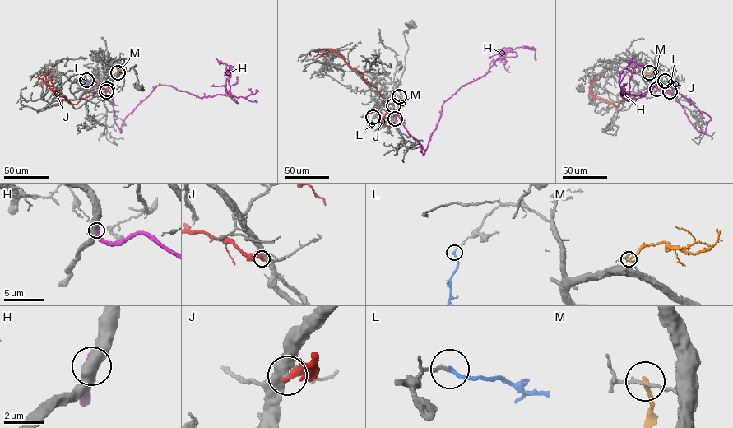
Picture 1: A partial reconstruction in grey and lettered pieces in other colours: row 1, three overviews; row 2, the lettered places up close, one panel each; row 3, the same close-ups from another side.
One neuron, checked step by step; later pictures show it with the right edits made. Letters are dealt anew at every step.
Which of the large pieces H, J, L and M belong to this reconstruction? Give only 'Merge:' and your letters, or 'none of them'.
Merge: H, L

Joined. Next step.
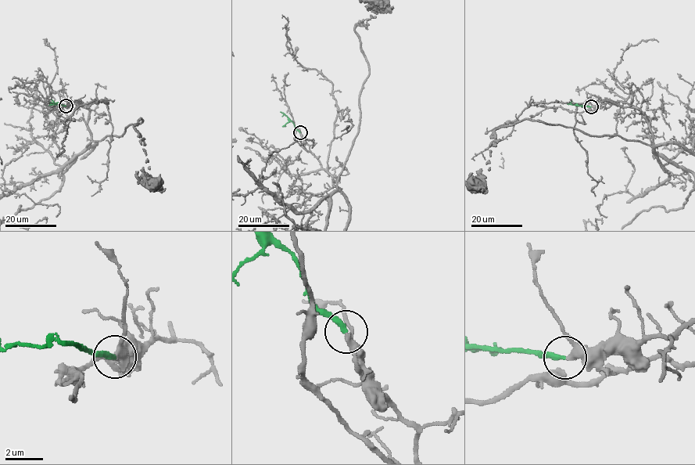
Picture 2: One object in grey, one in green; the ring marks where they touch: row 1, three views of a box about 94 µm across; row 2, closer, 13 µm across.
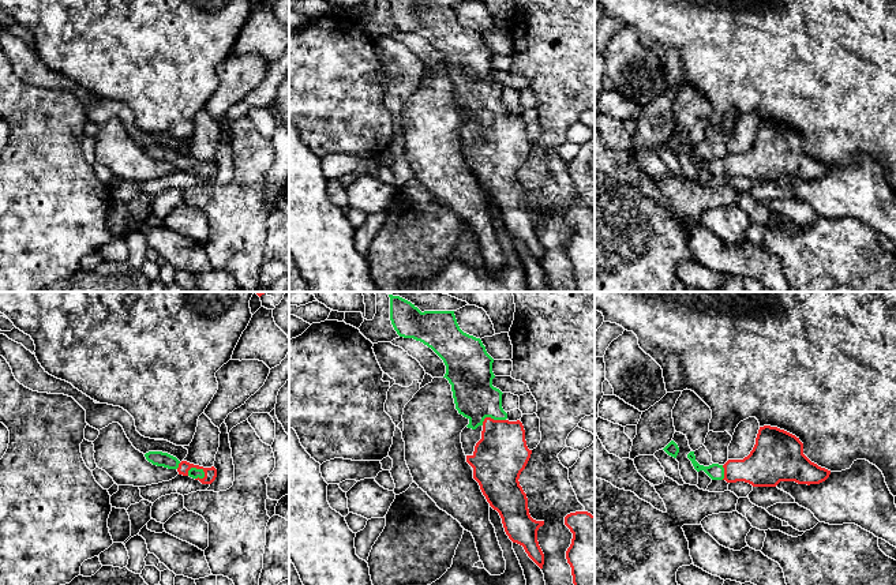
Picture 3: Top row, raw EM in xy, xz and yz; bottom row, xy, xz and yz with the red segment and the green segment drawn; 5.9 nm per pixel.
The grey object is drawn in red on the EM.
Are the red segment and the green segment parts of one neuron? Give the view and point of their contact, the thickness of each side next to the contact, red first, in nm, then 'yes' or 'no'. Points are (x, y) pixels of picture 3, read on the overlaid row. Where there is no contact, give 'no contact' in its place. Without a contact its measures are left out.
contact xy (194, 467); calibres 80 and 60 nm; yes

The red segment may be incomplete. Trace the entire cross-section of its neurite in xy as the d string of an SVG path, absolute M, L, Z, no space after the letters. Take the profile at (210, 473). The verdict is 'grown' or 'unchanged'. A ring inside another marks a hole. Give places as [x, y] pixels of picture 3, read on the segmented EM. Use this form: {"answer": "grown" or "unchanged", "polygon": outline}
{"answer": "grown", "polygon": "M149 451L145 454L145 457L153 465L176 469L179 475L190 476L195 480L199 480L202 484L211 484L217 477L217 469L214 466L203 468L187 461L180 462L176 457L168 453Z"}

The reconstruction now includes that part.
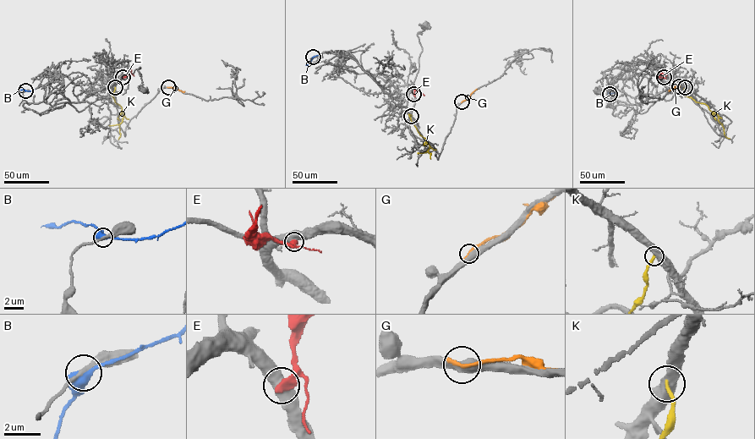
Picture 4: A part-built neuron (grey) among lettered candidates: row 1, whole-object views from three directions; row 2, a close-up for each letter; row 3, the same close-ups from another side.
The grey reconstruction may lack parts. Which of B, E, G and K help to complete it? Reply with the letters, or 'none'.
B

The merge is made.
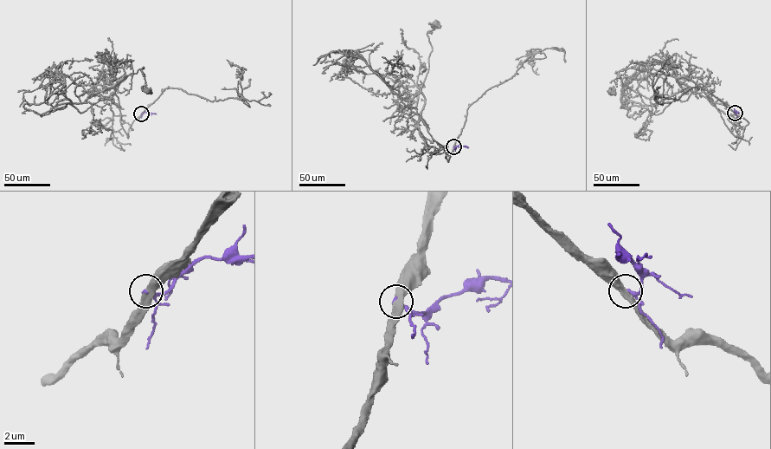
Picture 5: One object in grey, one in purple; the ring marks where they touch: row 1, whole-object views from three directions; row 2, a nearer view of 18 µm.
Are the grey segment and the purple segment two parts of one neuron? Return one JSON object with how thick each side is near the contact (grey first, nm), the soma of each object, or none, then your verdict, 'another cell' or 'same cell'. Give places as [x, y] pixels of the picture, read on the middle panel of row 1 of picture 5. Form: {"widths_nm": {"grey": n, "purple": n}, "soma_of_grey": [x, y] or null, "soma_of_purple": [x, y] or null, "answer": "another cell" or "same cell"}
{"widths_nm": {"grey": 400, "purple": 150}, "soma_of_grey": [436, 24], "soma_of_purple": null, "answer": "another cell"}

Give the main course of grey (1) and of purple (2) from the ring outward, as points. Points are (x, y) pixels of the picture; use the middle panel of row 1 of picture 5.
1: (453, 146), (448, 161), (443, 147), (433, 139), (416, 113), (417, 95), (432, 49), (427, 33), (436, 24)
2: (453, 146), (467, 147)

